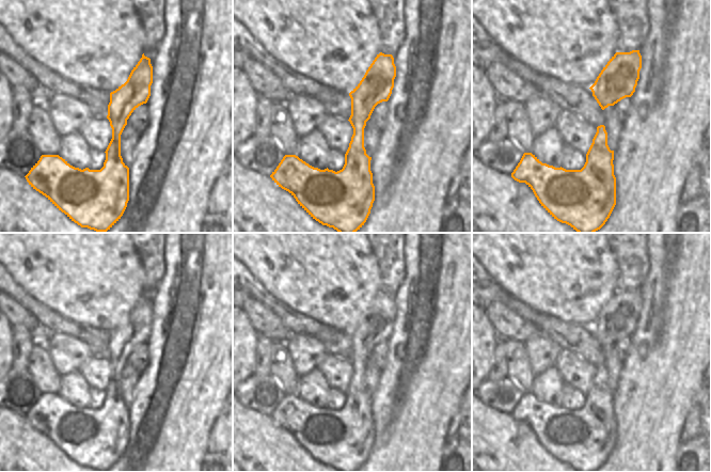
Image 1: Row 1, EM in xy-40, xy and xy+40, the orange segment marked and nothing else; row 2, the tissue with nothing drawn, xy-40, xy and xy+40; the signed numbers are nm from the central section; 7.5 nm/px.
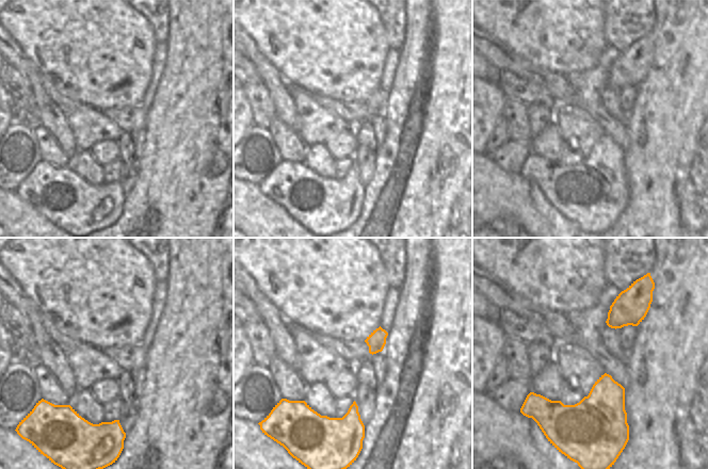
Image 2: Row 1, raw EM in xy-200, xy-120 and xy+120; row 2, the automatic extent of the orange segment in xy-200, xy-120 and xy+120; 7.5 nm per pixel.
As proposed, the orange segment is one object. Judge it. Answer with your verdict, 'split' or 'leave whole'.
leave whole

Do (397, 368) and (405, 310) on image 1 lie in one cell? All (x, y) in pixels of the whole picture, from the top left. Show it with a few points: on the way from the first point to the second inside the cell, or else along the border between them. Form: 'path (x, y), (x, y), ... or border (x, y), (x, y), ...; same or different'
path (401, 354), (404, 325); same

